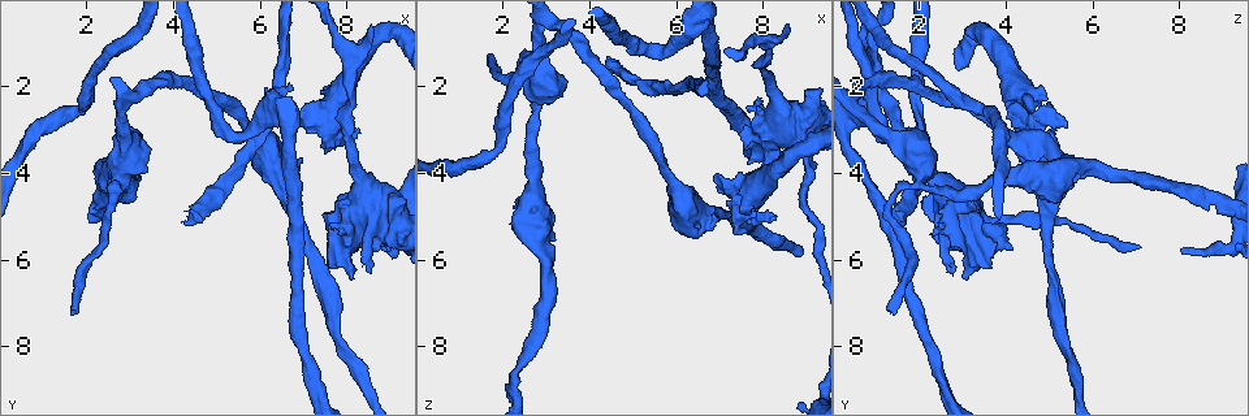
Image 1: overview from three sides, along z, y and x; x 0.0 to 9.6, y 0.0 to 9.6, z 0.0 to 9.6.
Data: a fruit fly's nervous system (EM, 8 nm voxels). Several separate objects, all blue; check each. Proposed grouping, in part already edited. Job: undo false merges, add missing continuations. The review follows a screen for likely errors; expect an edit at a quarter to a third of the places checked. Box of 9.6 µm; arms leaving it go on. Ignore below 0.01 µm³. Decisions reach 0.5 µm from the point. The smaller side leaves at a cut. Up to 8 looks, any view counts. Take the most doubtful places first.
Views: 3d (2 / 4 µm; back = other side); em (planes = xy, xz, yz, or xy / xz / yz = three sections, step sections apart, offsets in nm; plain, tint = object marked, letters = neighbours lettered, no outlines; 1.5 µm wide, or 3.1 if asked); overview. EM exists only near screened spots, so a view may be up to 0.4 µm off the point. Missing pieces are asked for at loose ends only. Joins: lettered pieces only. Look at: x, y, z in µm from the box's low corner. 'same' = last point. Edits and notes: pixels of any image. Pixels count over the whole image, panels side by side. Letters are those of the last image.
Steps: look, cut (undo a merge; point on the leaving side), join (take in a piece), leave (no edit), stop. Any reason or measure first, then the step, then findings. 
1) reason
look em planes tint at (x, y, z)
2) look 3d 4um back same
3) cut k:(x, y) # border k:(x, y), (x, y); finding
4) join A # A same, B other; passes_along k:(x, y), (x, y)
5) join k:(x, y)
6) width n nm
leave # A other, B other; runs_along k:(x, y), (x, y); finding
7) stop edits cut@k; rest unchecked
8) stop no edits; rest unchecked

end of a long branch
look em xy step 8 tint at (1.65, 7.30, 1.45)

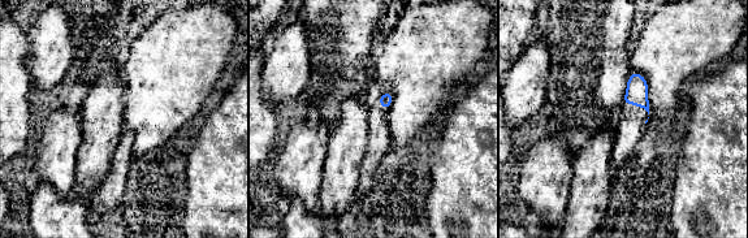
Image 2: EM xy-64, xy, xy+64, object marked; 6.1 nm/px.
another direction
look em planes letters same

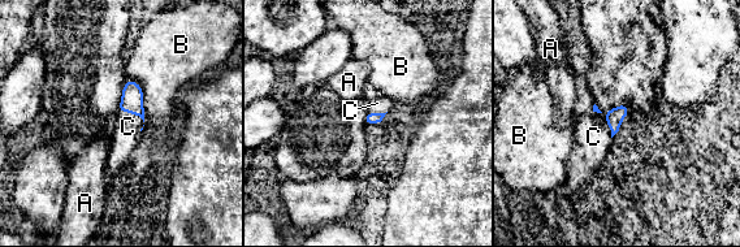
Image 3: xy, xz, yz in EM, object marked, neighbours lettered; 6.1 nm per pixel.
longest_contact B 280 nm
join C # A other, B other, C same; passes_along 3:(132, 100), (135, 113), (128, 126); the cell continues

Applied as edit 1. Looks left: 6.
look overview

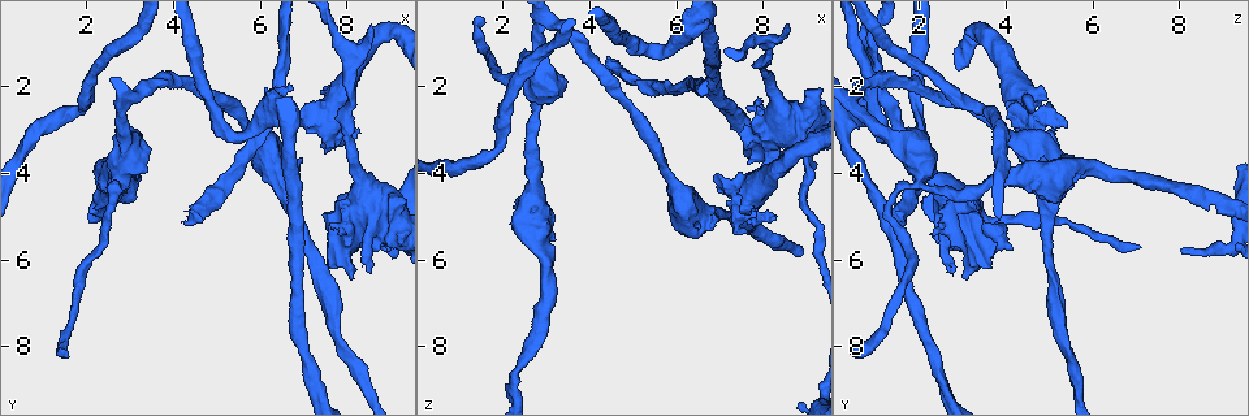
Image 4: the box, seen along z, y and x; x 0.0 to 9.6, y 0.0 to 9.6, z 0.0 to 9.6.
calibre changes
look 3d 4um at (2.70, 3.85, 5.60)

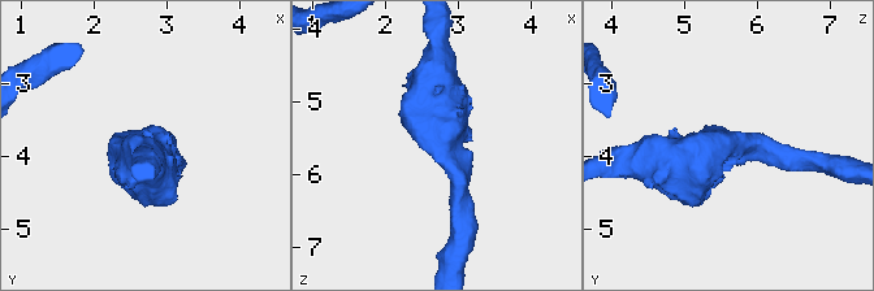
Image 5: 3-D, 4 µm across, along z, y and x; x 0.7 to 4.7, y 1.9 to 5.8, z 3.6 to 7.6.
shape alone is not enough
look em planes letters at (2.75, 3.85, 5.60)

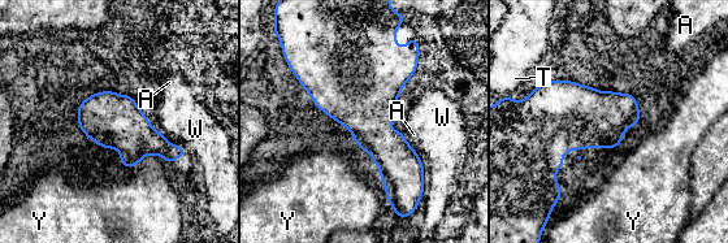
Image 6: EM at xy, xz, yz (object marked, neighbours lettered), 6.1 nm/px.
longest_contact Y 500 nm
leave # A other, T other, W other, Y other; one cell here

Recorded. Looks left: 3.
abrupt turn
look em xz step 8 tint at (2.85, 4.05, 2.00)

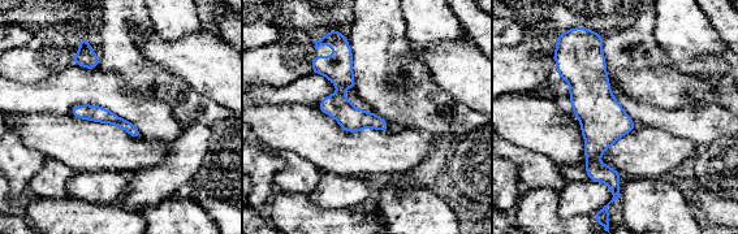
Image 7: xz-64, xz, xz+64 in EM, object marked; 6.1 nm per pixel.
cut it another way
look em planes letters same

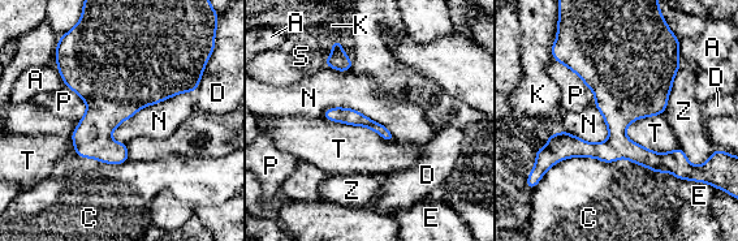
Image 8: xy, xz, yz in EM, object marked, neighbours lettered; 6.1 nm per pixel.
leave # A other, C other, D other, E other, K other, N other, P other, S other, T other, Z other; border 8:(194, 90), (141, 107), (111, 138); all the same cell

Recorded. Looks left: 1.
stop edits join@3; rest unchecked

